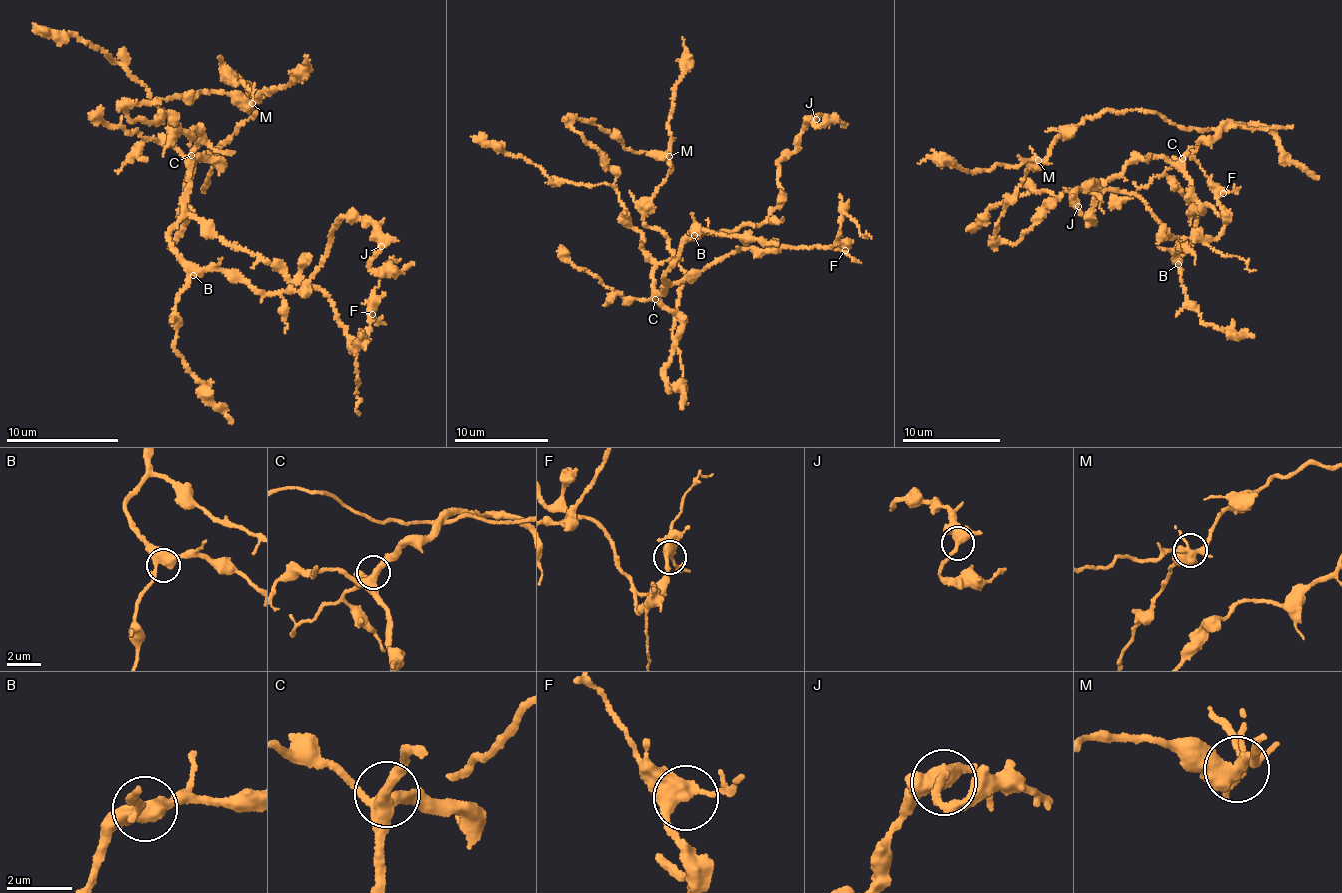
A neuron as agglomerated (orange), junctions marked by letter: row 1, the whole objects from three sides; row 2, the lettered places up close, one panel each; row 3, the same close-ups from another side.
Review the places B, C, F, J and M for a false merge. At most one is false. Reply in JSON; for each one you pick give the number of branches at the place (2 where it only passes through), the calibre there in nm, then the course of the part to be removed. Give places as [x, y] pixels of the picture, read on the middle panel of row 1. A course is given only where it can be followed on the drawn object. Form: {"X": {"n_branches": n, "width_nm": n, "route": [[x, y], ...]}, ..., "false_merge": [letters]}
{"M": {"n_branches": 5, "width_nm": 400, "route": [[668, 156], [671, 167], [644, 219], [667, 240], [686, 276], [673, 327], [687, 404]]}, "false_merge": ["M"]}

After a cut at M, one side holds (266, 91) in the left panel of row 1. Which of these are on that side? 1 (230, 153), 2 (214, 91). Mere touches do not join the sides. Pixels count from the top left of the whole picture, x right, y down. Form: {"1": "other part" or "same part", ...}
{"1": "other part", "2": "other part"}

